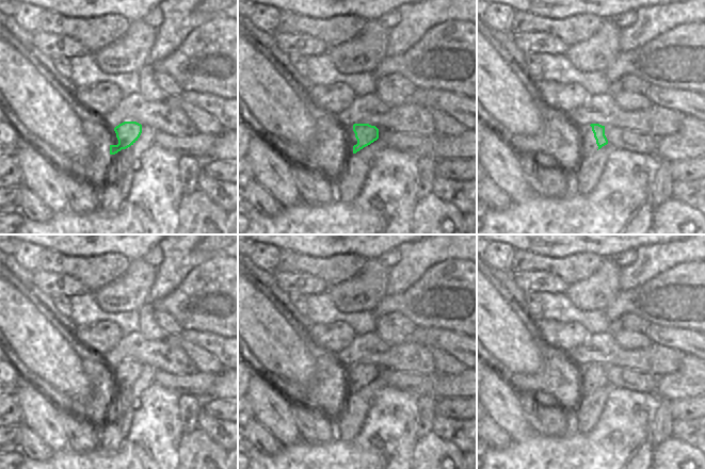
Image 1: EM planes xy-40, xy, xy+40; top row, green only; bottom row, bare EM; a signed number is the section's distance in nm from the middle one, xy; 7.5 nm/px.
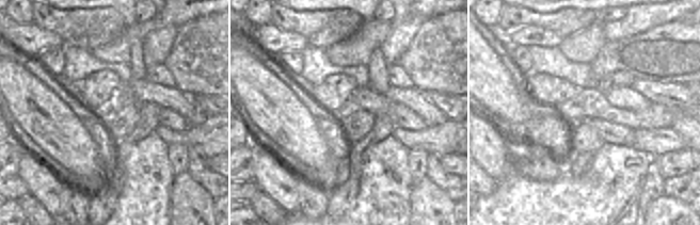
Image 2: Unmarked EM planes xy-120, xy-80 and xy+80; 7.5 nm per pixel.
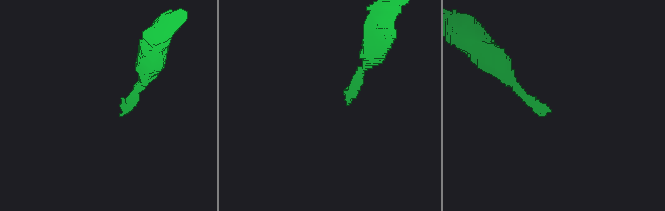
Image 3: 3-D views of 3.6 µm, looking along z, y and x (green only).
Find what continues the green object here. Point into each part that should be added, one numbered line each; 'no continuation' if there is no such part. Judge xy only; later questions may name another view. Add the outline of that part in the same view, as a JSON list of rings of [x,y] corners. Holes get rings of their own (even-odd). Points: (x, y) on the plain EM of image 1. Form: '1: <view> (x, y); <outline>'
1: xy (349, 378); [[[349,365],[342,370],[342,391],[346,394],[353,393],[353,385],[357,383],[353,365]]]

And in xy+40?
1: xy+40 (588, 384); [[[592,366],[581,368],[579,374],[579,395],[583,397],[586,394],[591,394],[598,388]]]

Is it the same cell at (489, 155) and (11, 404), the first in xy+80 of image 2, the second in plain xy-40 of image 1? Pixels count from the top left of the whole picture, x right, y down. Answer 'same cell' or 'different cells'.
different cells

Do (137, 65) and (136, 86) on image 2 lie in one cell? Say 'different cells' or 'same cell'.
different cells

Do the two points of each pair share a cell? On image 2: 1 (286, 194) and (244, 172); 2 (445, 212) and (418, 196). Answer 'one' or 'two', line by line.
1: two
2: one

